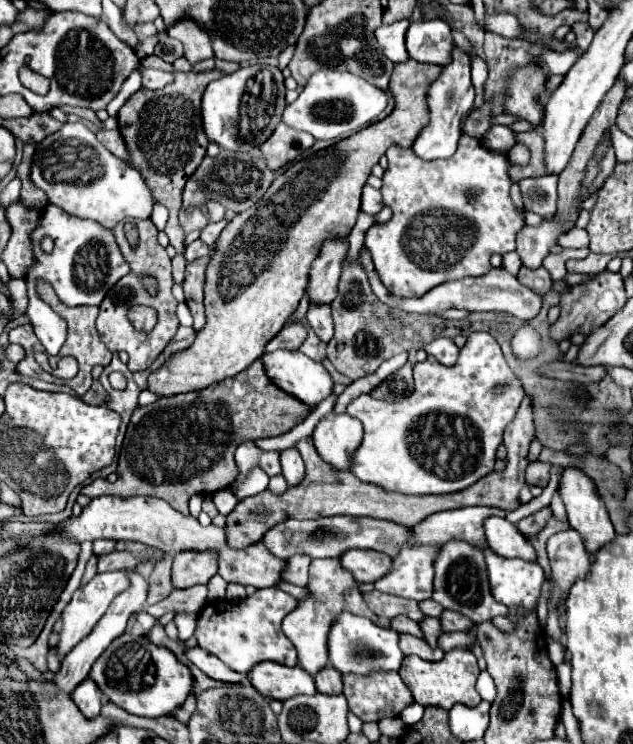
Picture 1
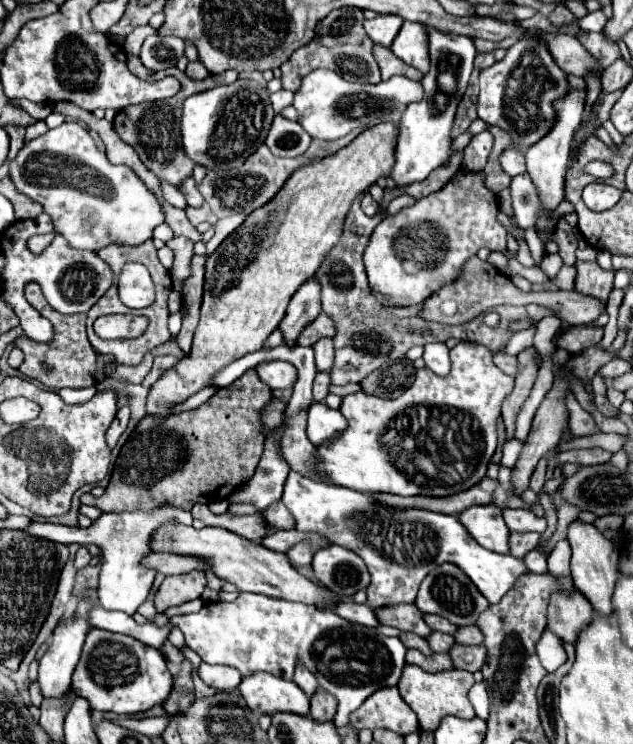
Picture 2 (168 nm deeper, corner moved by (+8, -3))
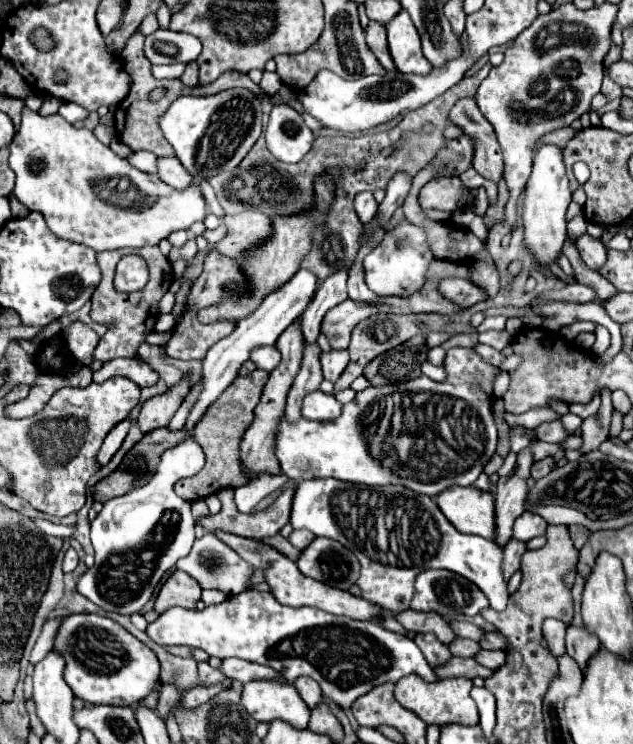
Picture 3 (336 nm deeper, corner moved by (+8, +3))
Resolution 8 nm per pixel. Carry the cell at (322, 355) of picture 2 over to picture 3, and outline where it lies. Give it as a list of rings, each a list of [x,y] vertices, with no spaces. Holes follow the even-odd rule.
[[[331,351],[321,355],[321,365],[323,365],[323,377],[331,383],[339,379],[339,375],[345,371],[349,363],[349,353],[347,351]]]

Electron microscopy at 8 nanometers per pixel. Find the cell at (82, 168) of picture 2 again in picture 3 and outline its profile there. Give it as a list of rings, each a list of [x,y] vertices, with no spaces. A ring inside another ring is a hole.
[[[23,107],[21,127],[13,137],[9,151],[9,165],[17,175],[13,189],[17,201],[21,201],[29,211],[41,213],[57,237],[83,243],[95,251],[159,245],[173,231],[189,229],[195,221],[205,221],[207,217],[207,203],[197,183],[177,191],[163,183],[157,175],[145,175],[143,171],[137,171],[125,159],[115,155],[107,145],[103,145],[93,135],[93,131],[75,129],[61,115],[41,117],[39,113]]]

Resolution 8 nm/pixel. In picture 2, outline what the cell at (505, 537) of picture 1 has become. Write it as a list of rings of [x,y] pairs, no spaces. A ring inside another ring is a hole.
[[[477,505],[465,509],[459,519],[475,541],[495,553],[509,553],[509,529],[503,521],[503,511],[497,505]]]

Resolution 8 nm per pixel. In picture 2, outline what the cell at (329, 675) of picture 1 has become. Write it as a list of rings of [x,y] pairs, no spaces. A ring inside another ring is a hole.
[[[317,691],[311,697],[311,717],[317,721],[331,721],[337,711],[337,699],[331,693]]]

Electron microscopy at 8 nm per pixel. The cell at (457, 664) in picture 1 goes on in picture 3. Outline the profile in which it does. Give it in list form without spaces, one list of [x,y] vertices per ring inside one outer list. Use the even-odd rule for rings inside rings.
[[[407,675],[405,679],[399,679],[395,683],[395,691],[393,697],[395,701],[413,711],[419,719],[423,719],[427,725],[477,725],[479,723],[479,713],[477,713],[477,705],[473,703],[469,691],[471,691],[473,683],[469,679],[441,679],[437,683],[425,683],[423,679],[419,679],[417,675]]]

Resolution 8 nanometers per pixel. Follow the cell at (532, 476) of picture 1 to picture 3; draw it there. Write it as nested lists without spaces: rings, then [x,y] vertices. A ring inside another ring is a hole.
[[[545,457],[545,459],[537,461],[537,463],[531,467],[531,477],[533,477],[533,479],[541,479],[541,477],[545,477],[553,467],[555,467],[555,459],[553,459],[553,457]]]

